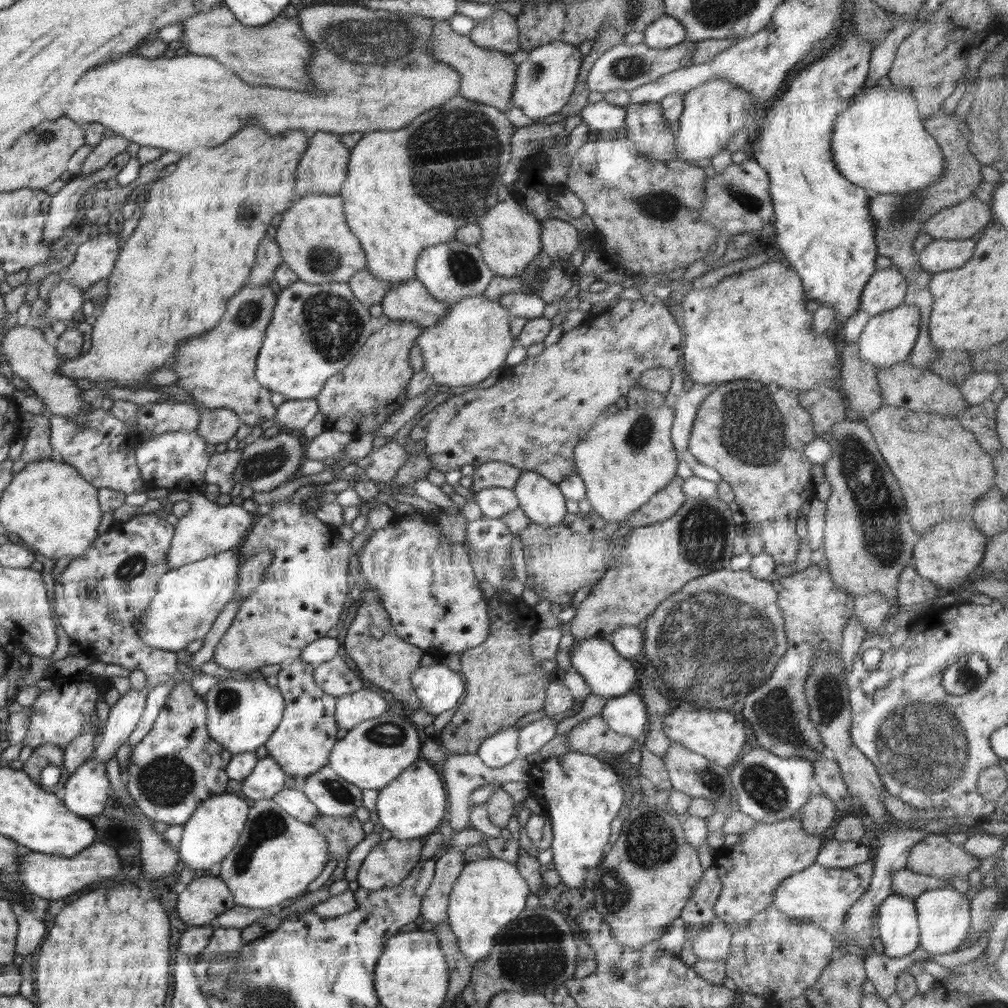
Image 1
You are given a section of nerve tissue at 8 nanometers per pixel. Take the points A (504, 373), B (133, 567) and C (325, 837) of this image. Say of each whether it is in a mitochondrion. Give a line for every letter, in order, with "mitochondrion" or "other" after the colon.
A: other
B: mitochondrion
C: other

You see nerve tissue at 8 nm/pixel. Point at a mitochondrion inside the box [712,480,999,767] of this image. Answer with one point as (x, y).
(776, 718)

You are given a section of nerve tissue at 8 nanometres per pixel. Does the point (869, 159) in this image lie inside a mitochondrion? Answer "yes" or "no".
no

